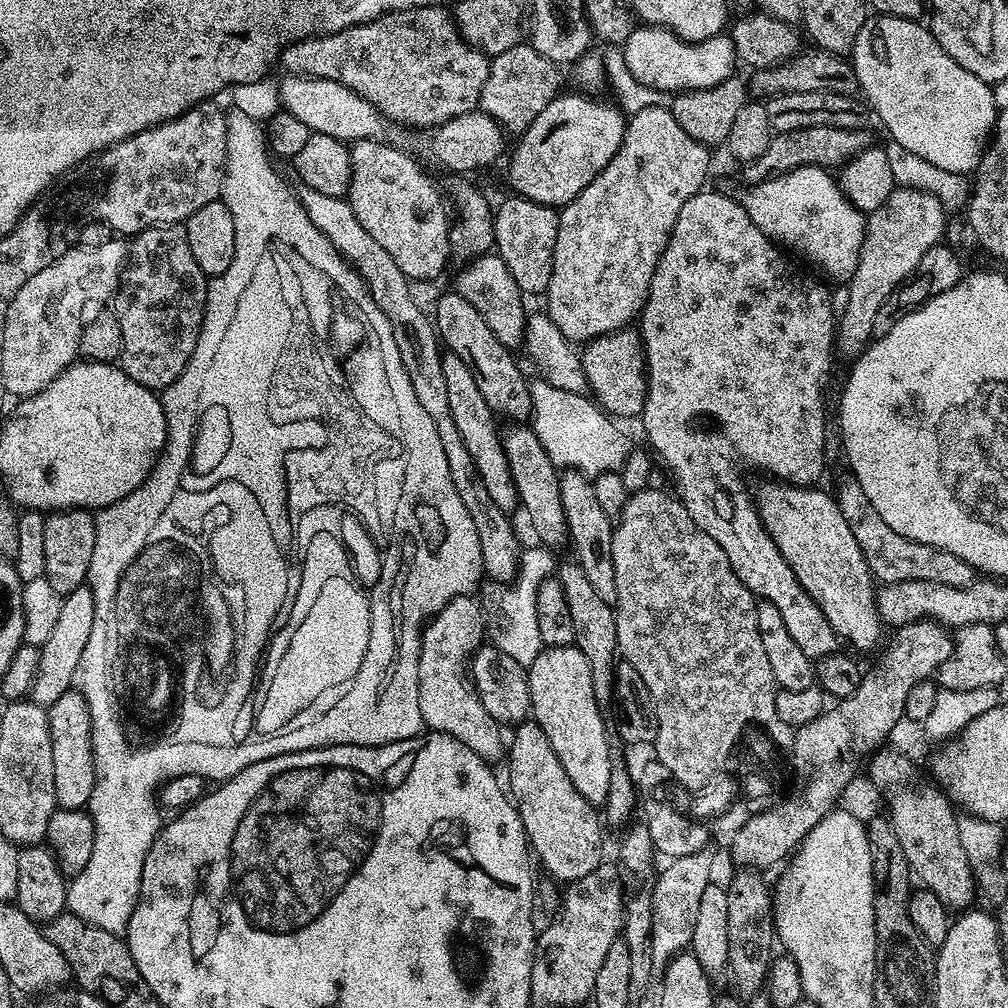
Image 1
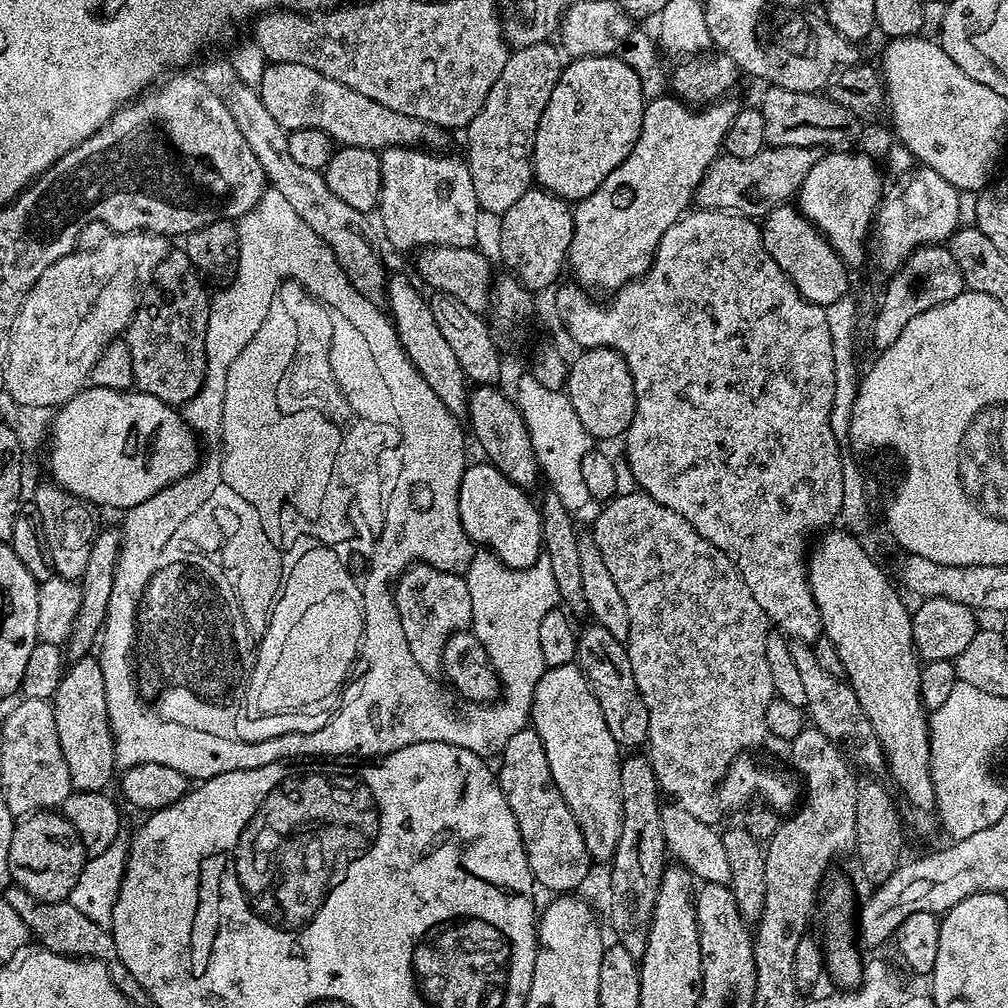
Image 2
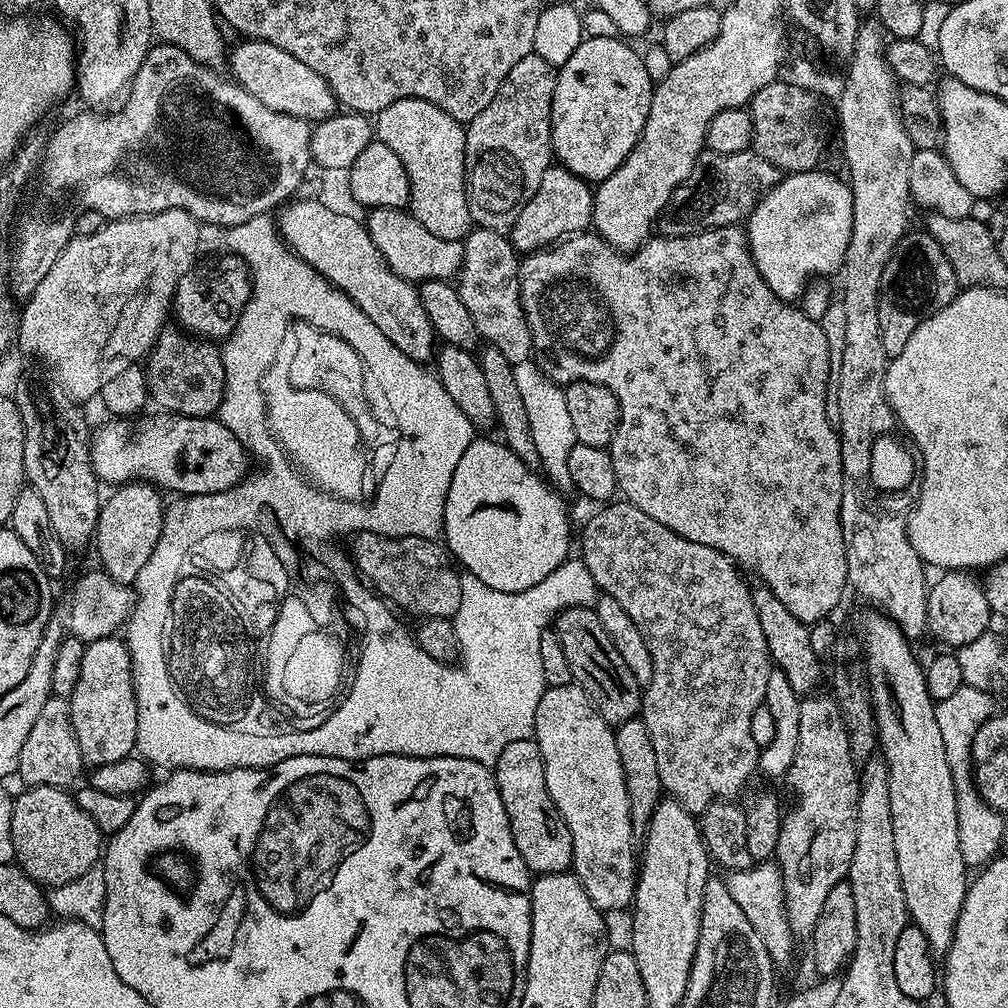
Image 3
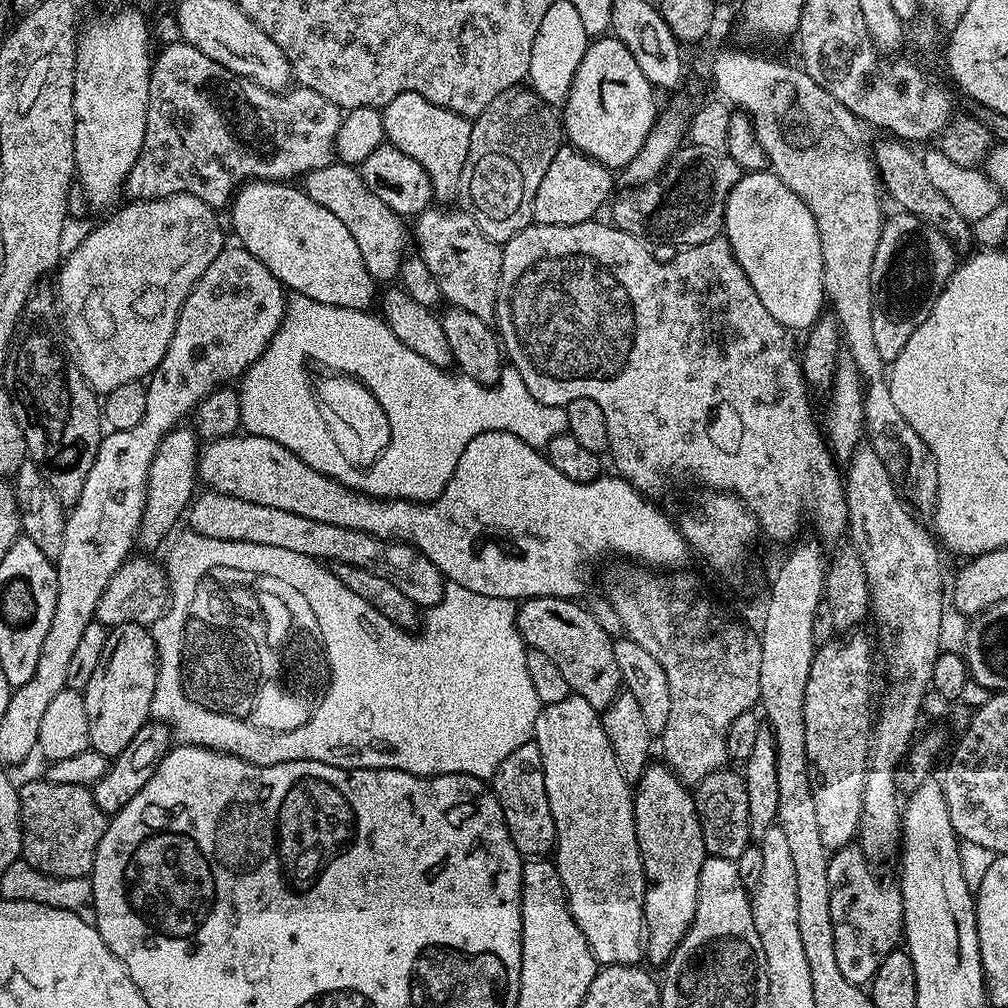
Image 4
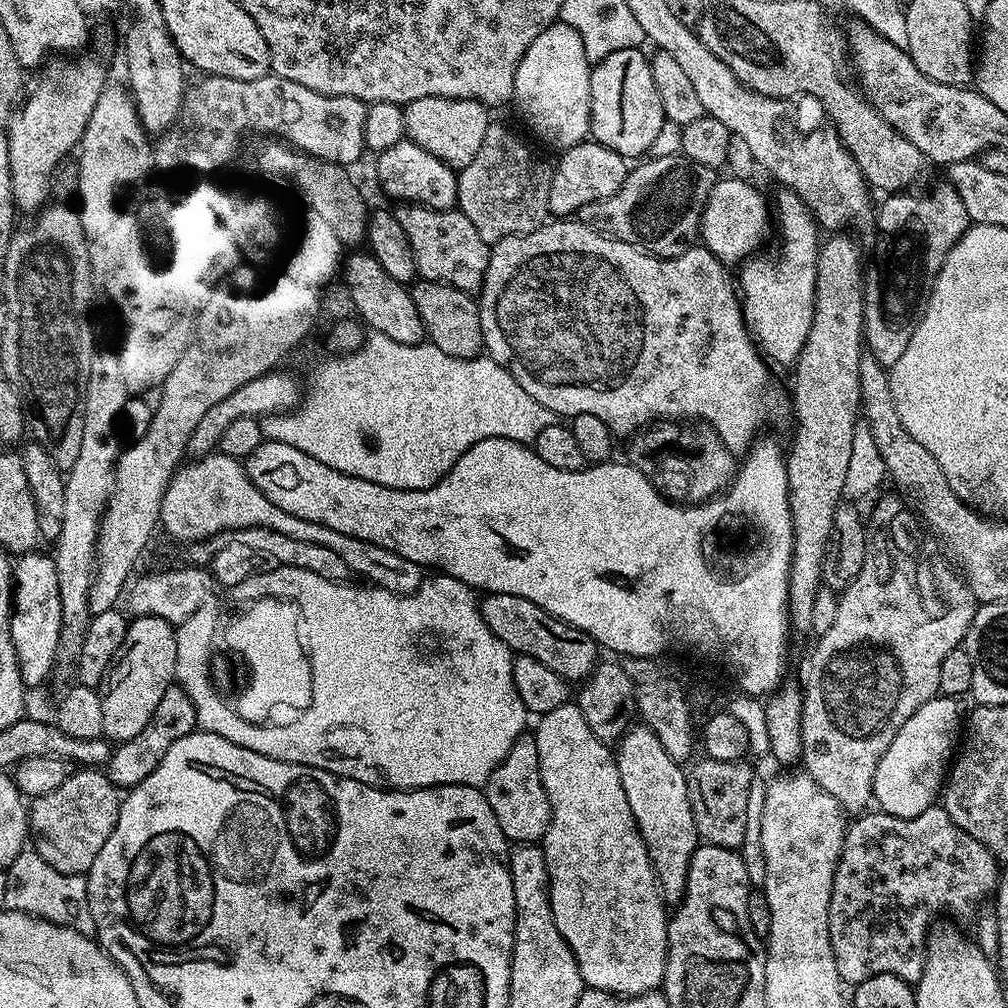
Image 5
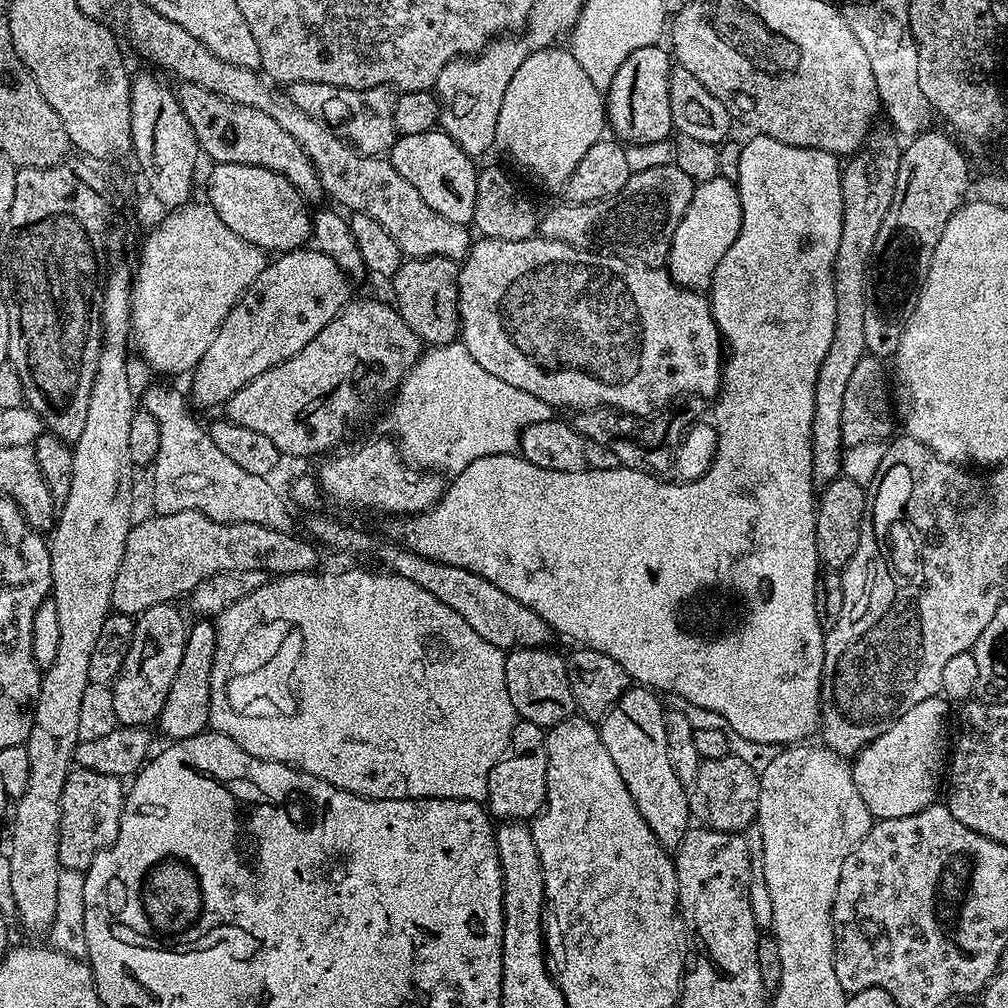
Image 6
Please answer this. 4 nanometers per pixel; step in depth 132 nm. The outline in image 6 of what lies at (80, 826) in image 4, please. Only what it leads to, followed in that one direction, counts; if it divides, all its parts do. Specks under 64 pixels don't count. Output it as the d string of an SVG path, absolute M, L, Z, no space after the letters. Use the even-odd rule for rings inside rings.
M85 768L73 770L62 790L62 814L60 815L60 837L58 858L61 869L87 872L102 850L109 848L118 838L118 830L124 813L126 788L121 777L98 774Z

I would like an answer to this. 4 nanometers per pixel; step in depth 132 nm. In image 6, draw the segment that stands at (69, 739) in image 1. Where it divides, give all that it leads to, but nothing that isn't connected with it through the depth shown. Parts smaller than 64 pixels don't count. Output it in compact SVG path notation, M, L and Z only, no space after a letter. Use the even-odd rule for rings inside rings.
M172 602L150 606L150 610L135 617L130 654L126 654L122 670L110 685L117 725L143 728L159 721L162 706L166 706L166 694L170 694L174 674L178 674L178 665L182 663L182 650L188 637L189 625L184 624L184 616L176 607Z

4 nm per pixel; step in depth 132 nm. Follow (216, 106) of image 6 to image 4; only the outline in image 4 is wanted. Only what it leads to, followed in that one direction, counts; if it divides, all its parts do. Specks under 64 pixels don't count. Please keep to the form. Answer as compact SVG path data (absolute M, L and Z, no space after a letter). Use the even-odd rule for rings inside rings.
M333 162L322 166L322 170L314 170L303 177L302 187L307 196L318 202L318 206L326 206L326 210L330 210L334 218L339 218L346 230L350 230L354 243L362 253L362 262L366 262L366 270L370 270L377 282L395 281L399 277L400 267L409 251L408 242L410 246L409 225L407 228L404 225L407 224L405 217L390 210L390 206L386 206L382 198L375 196L374 190L366 186L353 165Z

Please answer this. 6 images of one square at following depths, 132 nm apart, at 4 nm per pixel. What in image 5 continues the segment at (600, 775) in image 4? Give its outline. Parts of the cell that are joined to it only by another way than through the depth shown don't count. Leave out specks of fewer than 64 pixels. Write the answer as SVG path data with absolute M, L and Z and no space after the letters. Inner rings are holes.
M569 702L558 706L558 710L550 710L539 717L540 720L534 729L538 742L538 766L542 774L542 786L548 795L552 807L552 821L546 830L542 841L546 866L548 867L548 885L550 886L550 902L554 914L554 926L558 926L558 934L566 938L574 958L578 962L578 970L582 974L588 988L597 988L603 992L611 992L614 996L641 996L647 992L657 991L664 983L664 971L668 961L668 922L669 913L664 913L666 901L660 895L660 885L656 883L656 872L648 857L646 846L640 837L638 826L634 822L634 814L630 810L630 802L626 802L626 790L622 790L622 778L618 774L618 766L613 749L603 744L590 730L590 722L582 718L582 710L576 703Z

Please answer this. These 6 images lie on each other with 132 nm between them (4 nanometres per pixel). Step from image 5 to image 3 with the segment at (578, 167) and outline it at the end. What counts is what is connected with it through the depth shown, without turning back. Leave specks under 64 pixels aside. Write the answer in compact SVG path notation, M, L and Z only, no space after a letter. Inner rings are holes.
M559 166L548 168L546 174L542 174L538 190L534 190L534 198L522 206L522 214L518 214L518 222L512 227L510 239L517 253L539 252L541 248L585 231L592 223L593 197L589 181Z

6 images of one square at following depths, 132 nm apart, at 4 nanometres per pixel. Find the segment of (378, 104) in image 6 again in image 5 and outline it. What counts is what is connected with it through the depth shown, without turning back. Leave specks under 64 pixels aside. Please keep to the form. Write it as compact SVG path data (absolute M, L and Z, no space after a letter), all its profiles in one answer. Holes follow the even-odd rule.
M204 74L199 79L193 88L191 85L185 91L184 105L180 107L176 121L157 139L160 141L155 141L152 162L157 169L161 168L164 172L180 172L183 168L189 168L192 172L216 172L235 158L236 151L240 148L240 139L247 132L265 132L265 137L279 138L304 152L309 152L311 156L345 166L352 166L360 155L365 155L364 131L368 105L363 100L318 94L318 90L298 86L298 82L290 82L290 78L275 74L253 80Z

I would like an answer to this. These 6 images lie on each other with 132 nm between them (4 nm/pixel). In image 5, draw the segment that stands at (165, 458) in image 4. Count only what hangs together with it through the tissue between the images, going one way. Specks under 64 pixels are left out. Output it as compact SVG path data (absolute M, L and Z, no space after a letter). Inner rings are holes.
M273 370L267 372L265 376L254 378L250 382L246 382L246 386L238 386L238 390L234 390L234 394L230 394L230 398L222 398L222 402L210 406L210 410L203 416L202 422L198 422L194 434L190 434L187 455L199 458L215 453L220 439L229 435L231 428L228 427L238 423L243 416L267 418L293 411L302 399L302 384L301 381L299 384L290 373L280 371L284 370Z

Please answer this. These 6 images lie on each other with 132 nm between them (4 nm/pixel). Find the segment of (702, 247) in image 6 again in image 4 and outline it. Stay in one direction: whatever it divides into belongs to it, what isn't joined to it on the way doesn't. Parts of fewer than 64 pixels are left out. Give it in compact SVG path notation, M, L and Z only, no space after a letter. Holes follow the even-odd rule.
M775 172L741 175L726 202L722 232L730 242L738 266L750 278L754 294L762 298L762 306L775 320L800 334L820 319L826 297L818 226L810 206L787 188Z

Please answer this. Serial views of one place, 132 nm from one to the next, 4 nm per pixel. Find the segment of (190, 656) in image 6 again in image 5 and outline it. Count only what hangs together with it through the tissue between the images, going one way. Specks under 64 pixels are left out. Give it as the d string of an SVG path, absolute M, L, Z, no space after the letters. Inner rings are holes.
M173 686L162 694L162 702L158 702L158 710L154 710L154 718L134 738L117 743L112 750L112 757L106 765L106 775L110 783L115 784L121 790L131 790L141 784L162 762L166 750L178 738L186 738L186 734L197 731L196 715L194 714L194 702L186 694L186 690L179 686Z

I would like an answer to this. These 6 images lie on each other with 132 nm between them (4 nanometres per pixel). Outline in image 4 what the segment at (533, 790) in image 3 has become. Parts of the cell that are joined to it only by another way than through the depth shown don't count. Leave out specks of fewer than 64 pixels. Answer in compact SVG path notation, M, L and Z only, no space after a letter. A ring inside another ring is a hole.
M534 742L518 746L490 781L490 790L502 806L504 821L514 846L524 858L544 858L556 847L556 823L546 798L546 774L542 770L542 754Z

